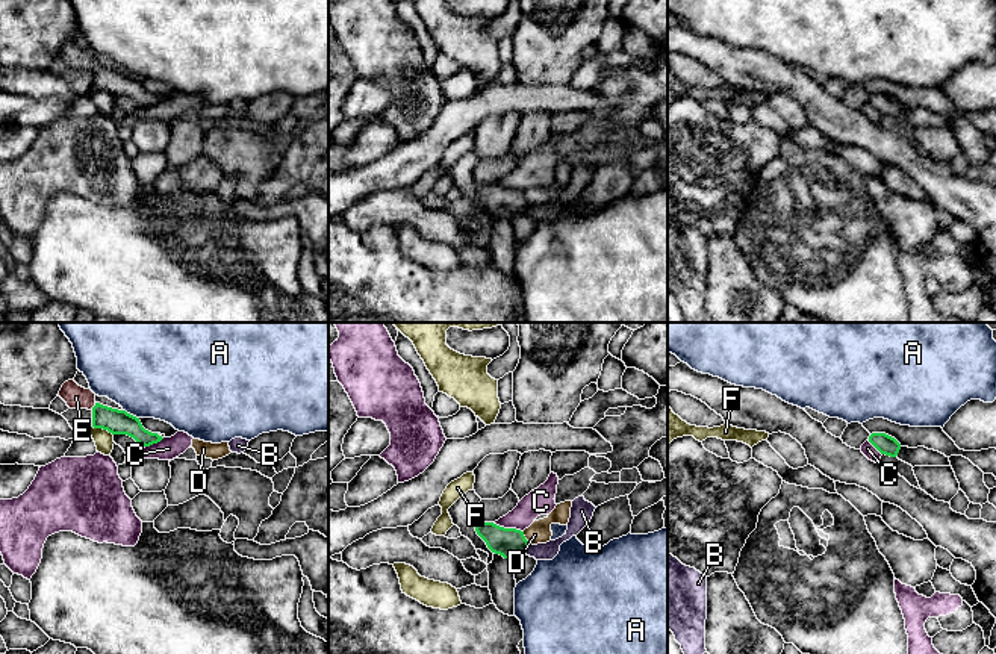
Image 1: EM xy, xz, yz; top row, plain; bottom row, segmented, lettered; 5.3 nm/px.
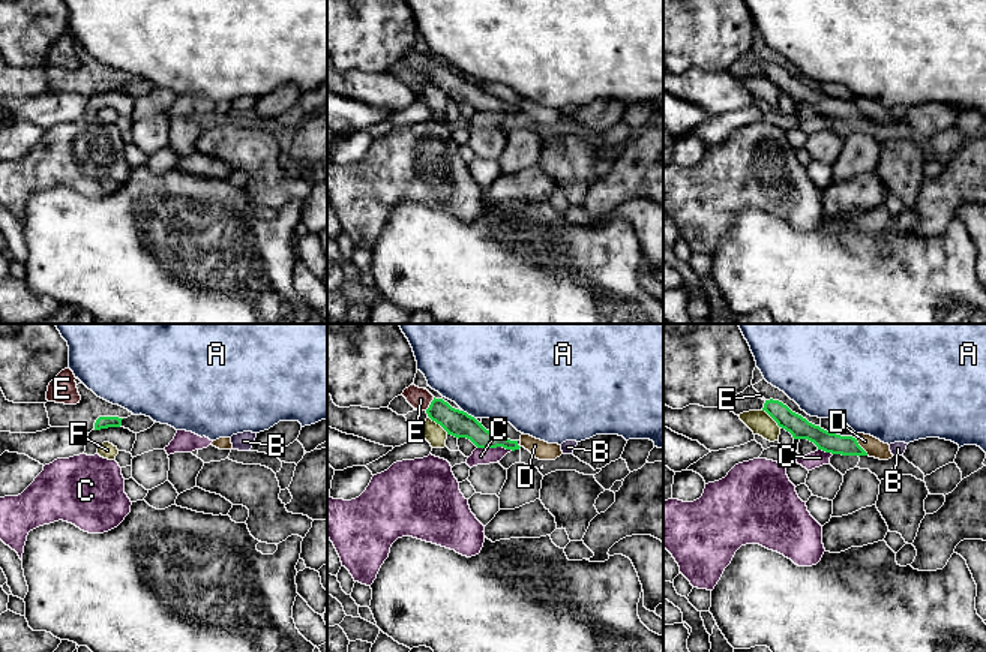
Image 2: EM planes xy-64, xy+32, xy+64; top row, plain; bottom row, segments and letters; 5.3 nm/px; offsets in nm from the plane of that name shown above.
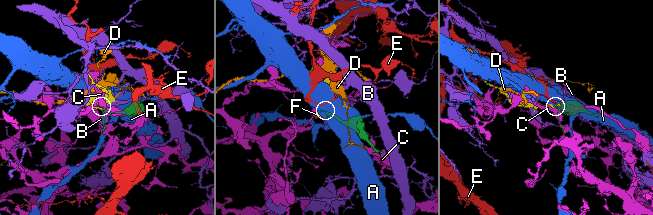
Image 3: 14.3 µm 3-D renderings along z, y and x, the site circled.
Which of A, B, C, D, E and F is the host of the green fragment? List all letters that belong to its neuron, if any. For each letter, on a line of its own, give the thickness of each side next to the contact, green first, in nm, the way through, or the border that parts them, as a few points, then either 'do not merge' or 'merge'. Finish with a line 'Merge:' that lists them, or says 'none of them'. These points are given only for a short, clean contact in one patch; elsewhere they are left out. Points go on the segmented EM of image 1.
A: 130 nm thick on the green side, 480 nm on the other; do not merge
B: 150 nm thick on the green side, 100 nm on the other; border along xz (530, 545), (524, 551); do not merge
C: 150 nm thick on the green side, 140 nm on the other; do not merge
D: 150 nm thick on the green side, 120 nm on the other; border along xz (522, 532), (530, 544); do not merge
E: 130 nm thick on the green side, 130 nm on the other; runs through xy (115, 421), (106, 418), (94, 406), (85, 398), (76, 397); merge
F: 130 nm thick on the green side, 100 nm on the other; border along xy (93, 426), (106, 429), (112, 435); do not merge
Merge: E

